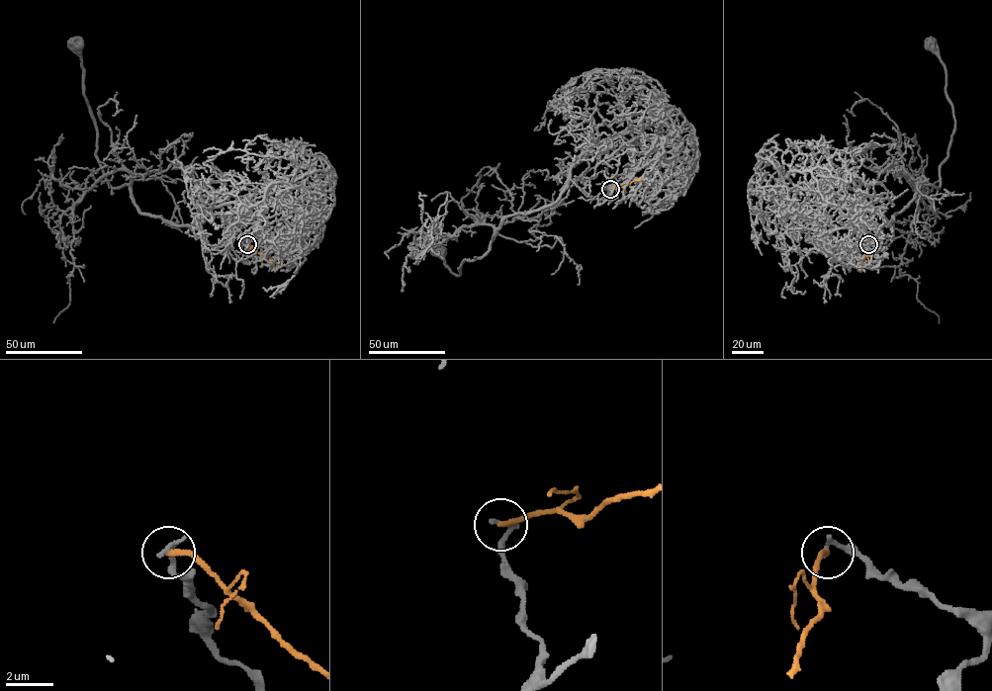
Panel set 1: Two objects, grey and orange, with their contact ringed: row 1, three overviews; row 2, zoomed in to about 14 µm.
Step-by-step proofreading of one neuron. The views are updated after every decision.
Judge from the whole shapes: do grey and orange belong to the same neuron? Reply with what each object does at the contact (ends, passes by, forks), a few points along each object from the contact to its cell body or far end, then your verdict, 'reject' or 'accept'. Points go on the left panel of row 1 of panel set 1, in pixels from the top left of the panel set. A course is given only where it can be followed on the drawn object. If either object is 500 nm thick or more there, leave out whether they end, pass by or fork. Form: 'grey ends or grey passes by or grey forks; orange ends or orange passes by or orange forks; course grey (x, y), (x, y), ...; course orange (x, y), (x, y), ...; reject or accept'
grey ends; orange ends; course grey (247, 244), (262, 258), (300, 242), (263, 191), (177, 225), (141, 214), (128, 185), (108, 182), (77, 44); course orange (247, 244), (265, 259), (277, 263); reject

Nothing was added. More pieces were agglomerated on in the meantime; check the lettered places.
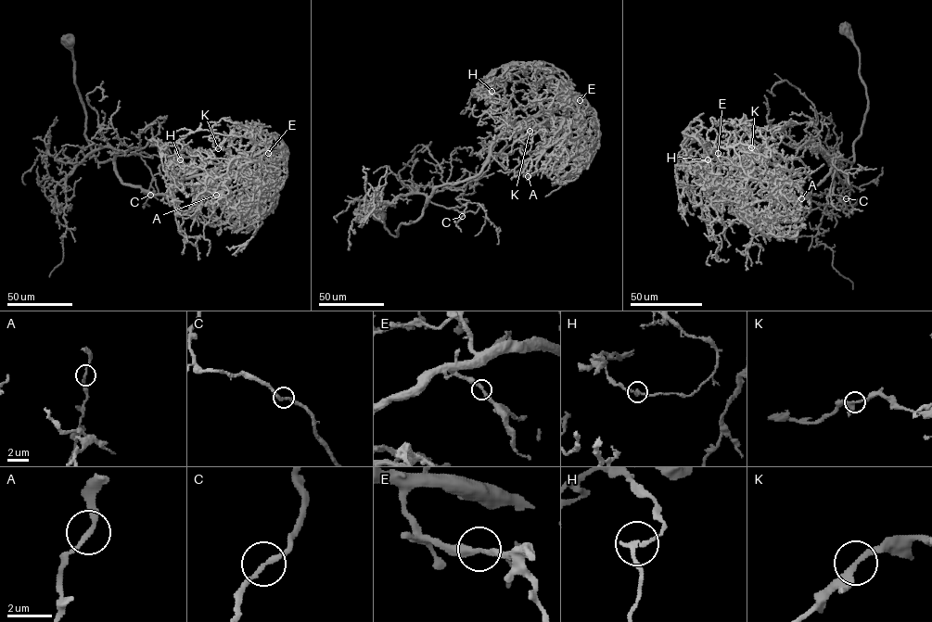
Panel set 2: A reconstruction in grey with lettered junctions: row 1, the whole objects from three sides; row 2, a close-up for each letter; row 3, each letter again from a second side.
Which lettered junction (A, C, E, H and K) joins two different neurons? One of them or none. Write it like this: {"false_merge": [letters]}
{"false_merge": []}

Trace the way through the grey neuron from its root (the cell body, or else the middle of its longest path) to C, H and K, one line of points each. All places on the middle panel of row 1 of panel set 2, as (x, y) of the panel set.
C: (380, 215), (394, 236), (402, 223), (414, 222), (422, 214), (428, 201), (447, 208), (465, 204), (462, 216)
H: (380, 215), (396, 236), (437, 186), (478, 173), (515, 121), (509, 106), (472, 90), (491, 91)
K: (380, 215), (396, 236), (437, 186), (477, 175), (506, 129), (549, 117), (529, 131)

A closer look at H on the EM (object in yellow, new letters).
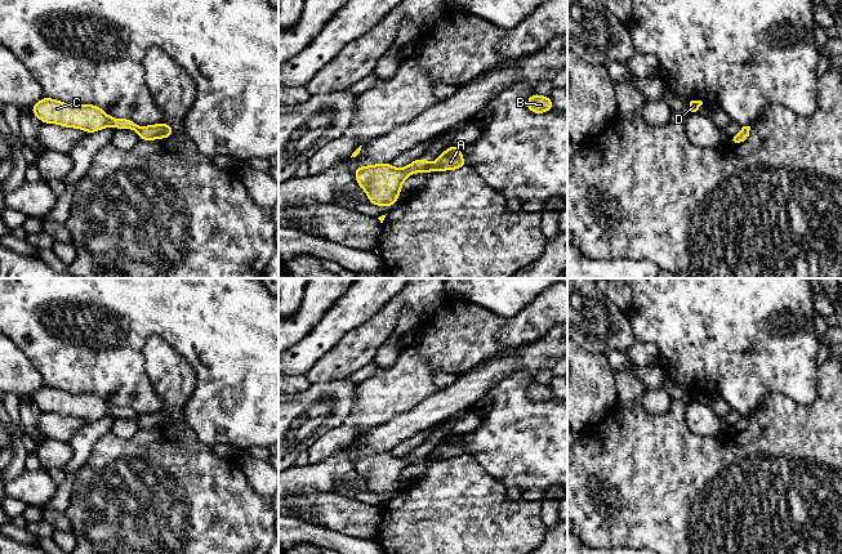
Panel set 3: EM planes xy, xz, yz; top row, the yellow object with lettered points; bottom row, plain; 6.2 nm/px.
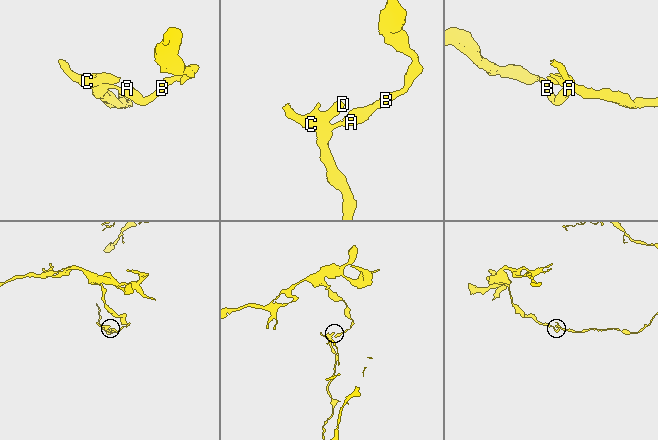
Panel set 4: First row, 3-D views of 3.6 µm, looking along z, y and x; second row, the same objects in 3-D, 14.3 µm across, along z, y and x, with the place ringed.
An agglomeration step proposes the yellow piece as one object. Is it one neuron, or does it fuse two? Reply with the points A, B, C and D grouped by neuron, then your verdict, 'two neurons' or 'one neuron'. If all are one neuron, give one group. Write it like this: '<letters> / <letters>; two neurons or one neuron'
A B C D; one neuron

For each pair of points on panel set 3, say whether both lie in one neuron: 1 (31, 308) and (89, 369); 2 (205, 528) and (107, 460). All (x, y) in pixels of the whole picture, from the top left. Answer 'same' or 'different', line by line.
1: same
2: same

